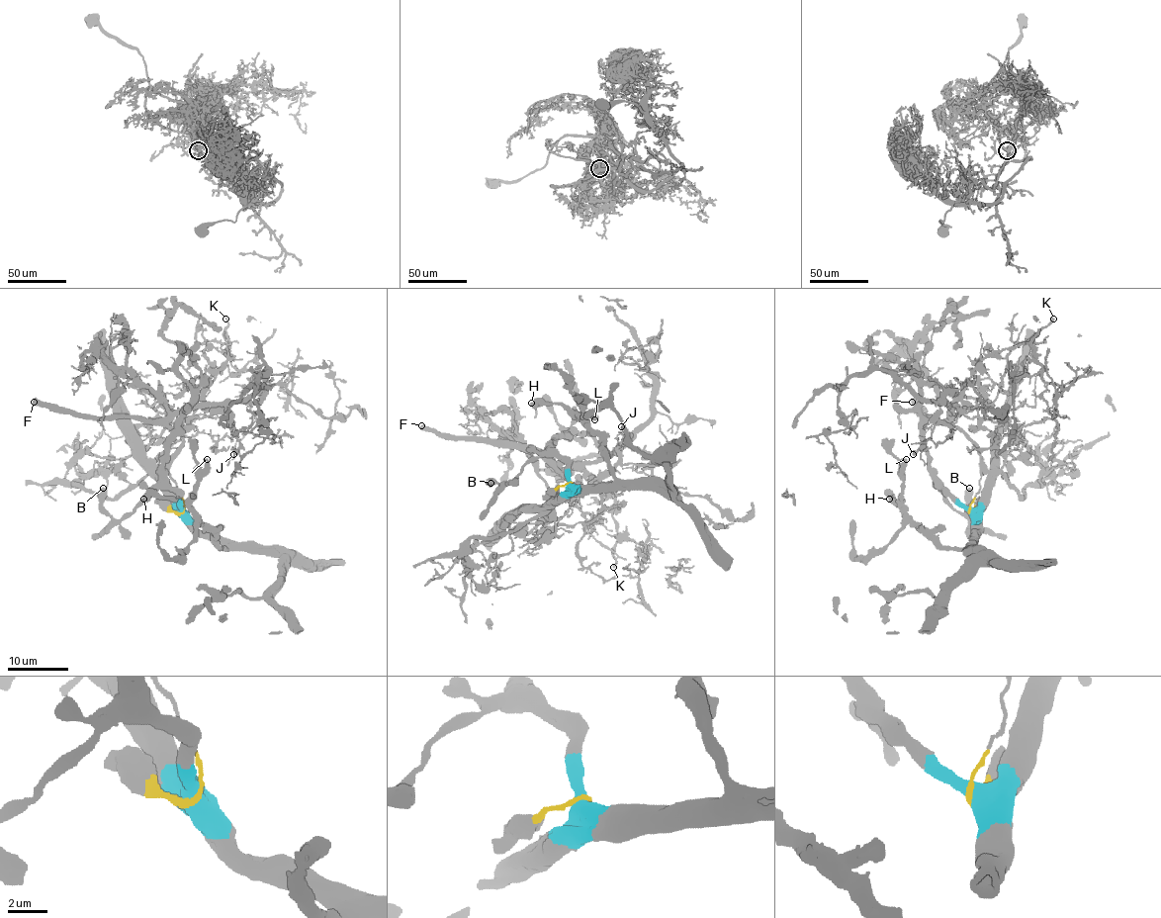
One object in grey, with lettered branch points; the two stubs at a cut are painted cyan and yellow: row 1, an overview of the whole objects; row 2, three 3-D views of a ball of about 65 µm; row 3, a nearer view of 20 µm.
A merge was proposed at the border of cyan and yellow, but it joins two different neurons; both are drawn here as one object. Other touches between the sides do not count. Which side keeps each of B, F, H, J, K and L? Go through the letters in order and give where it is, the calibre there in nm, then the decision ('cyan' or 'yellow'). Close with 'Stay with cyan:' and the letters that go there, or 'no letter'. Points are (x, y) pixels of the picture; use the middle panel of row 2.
B: at (491, 483); 650 nm thick; cyan
F: at (421, 425); 550 nm thick; yellow
H: at (531, 403); 600 nm thick; cyan
J: at (621, 426); 340 nm thick; yellow
K: at (613, 567); 220 nm thick; yellow
L: at (594, 419); 600 nm thick; cyan
Stay with cyan: B, H, L

